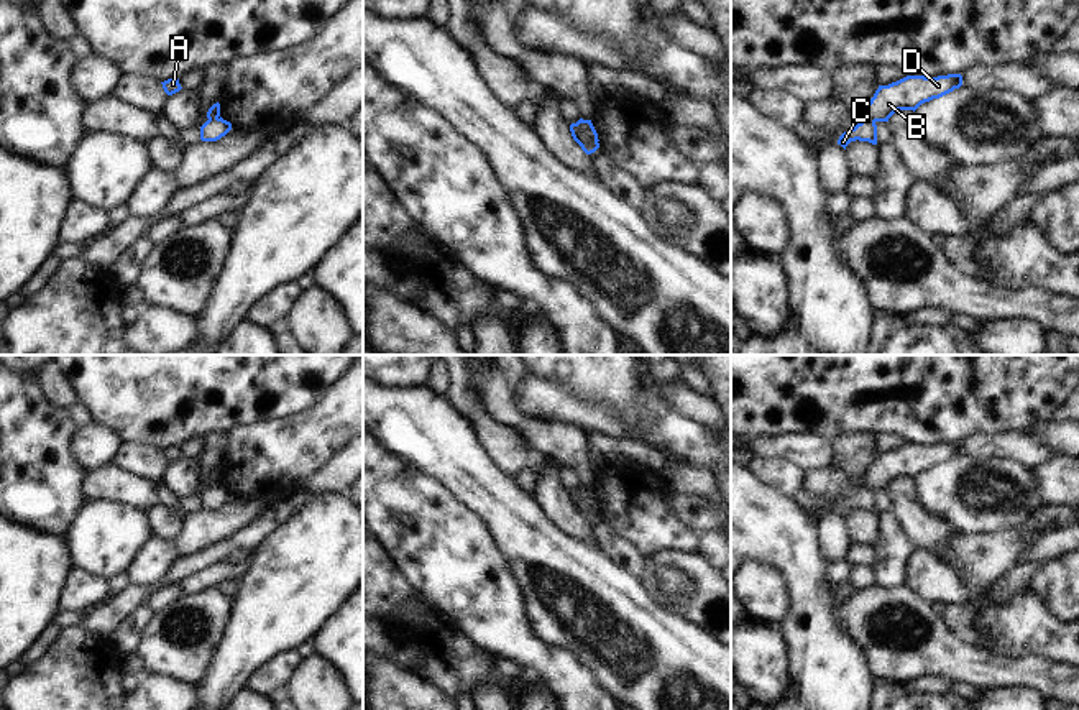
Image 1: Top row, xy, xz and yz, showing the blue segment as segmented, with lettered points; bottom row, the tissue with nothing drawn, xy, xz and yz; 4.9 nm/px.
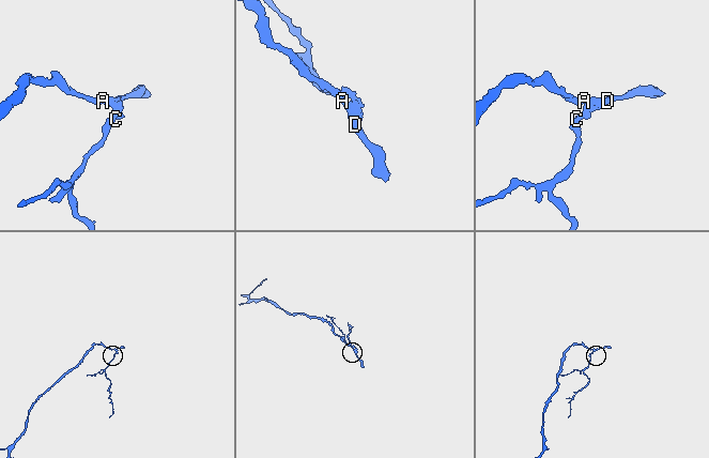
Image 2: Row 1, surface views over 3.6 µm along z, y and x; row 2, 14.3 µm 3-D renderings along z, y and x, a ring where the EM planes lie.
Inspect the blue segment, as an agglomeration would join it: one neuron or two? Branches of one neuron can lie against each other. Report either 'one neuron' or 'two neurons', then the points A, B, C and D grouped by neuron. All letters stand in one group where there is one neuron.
two neurons | A B D / C

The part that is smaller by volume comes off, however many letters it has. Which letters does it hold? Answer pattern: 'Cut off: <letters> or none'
Cut off: C

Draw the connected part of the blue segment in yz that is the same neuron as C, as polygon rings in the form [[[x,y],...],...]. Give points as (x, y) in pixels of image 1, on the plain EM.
[[[864,486],[861,491],[854,493],[851,498],[844,500],[838,508],[838,513],[841,513],[846,518],[846,514],[856,508],[877,513],[875,490]]]

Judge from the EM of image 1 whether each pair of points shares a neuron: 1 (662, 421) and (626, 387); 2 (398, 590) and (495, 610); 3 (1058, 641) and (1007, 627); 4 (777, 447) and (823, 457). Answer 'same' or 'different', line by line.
1: different
2: different
3: same
4: same

